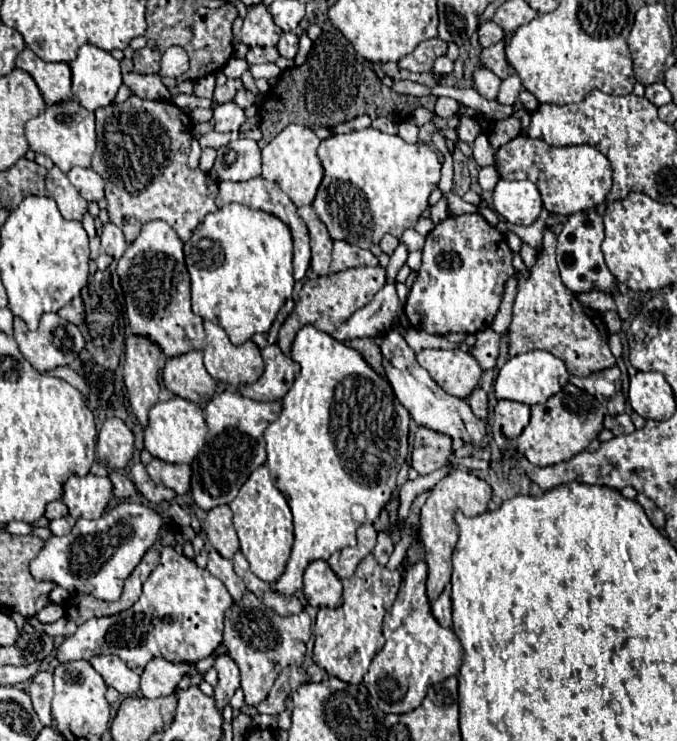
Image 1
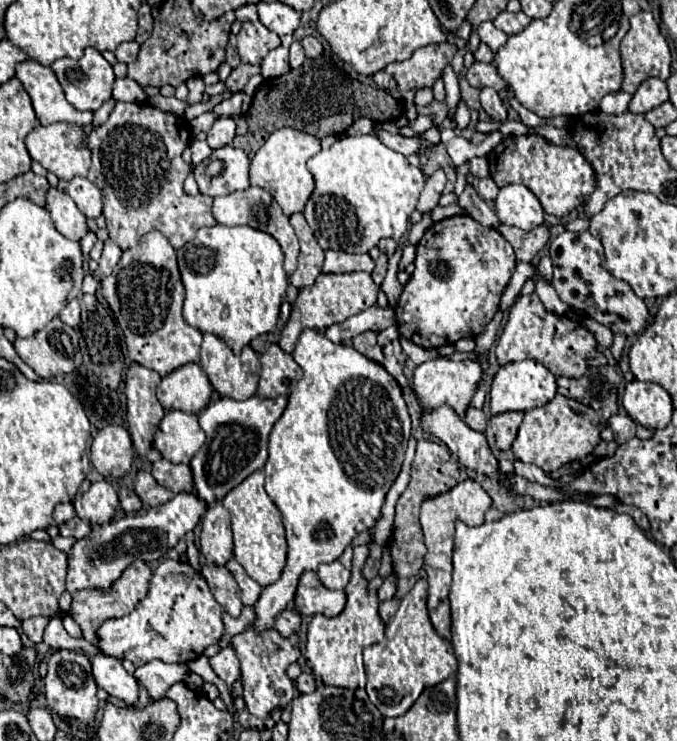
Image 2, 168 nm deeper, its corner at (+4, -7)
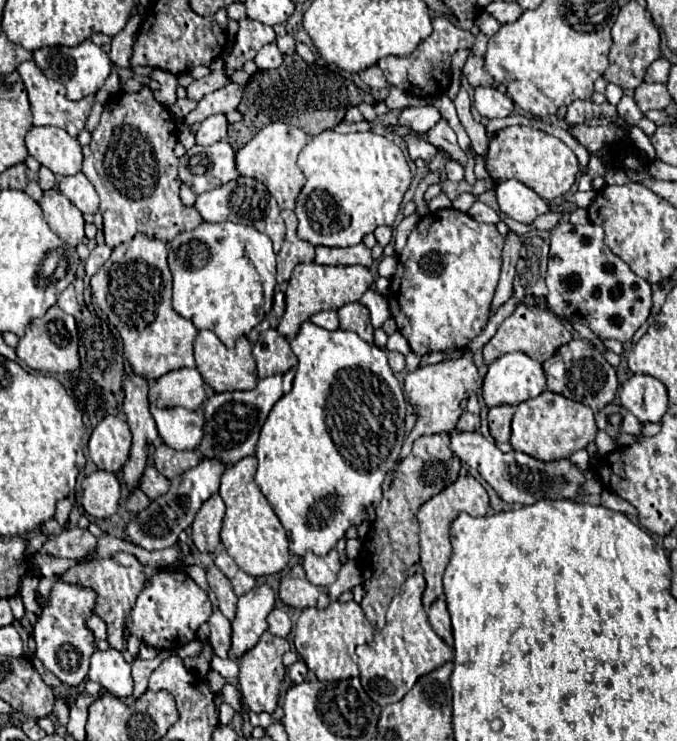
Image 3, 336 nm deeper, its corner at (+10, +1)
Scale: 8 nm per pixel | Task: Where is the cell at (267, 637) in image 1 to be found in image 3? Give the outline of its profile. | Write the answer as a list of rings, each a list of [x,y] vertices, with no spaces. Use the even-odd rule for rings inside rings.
[[[265,631],[259,639],[259,643],[245,651],[241,657],[239,657],[239,691],[241,691],[241,697],[243,697],[243,703],[255,711],[255,713],[273,713],[275,707],[277,707],[277,701],[279,701],[279,693],[283,689],[283,679],[285,679],[285,667],[281,663],[281,657],[285,651],[289,651],[289,641],[287,639],[281,639],[281,637],[275,637],[271,635],[269,631]]]

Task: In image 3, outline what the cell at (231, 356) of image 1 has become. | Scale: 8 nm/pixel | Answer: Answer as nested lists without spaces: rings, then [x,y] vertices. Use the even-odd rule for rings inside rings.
[[[199,331],[194,342],[194,358],[199,373],[203,375],[205,383],[211,385],[215,391],[249,391],[257,385],[257,371],[255,359],[251,355],[251,343],[245,337],[239,337],[233,349],[227,349],[213,331]]]

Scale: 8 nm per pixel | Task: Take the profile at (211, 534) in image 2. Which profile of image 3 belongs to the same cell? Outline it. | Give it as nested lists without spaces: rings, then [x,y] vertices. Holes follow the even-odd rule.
[[[215,493],[211,495],[201,509],[195,515],[195,521],[191,525],[193,529],[193,543],[201,553],[213,553],[217,545],[221,543],[219,531],[221,531],[221,521],[225,515],[225,505],[223,499]]]

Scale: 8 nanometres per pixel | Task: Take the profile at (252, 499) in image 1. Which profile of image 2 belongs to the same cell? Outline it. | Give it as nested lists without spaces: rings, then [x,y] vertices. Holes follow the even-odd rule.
[[[261,469],[251,473],[243,483],[239,483],[235,489],[231,489],[231,493],[227,493],[223,505],[231,513],[235,559],[243,565],[245,573],[251,579],[255,579],[261,587],[267,587],[281,577],[281,571],[285,567],[285,557],[287,557],[287,541],[281,523],[281,513],[265,493],[263,479],[265,475]]]

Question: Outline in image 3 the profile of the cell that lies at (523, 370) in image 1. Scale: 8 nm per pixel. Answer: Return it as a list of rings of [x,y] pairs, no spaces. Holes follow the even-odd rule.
[[[507,353],[499,359],[495,359],[489,365],[489,371],[483,379],[483,399],[487,407],[495,407],[495,405],[519,405],[531,397],[541,395],[547,389],[545,385],[545,373],[539,361],[531,359],[527,353]]]

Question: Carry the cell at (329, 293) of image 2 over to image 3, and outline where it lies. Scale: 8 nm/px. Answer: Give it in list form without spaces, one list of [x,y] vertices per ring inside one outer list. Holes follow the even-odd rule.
[[[301,263],[293,269],[289,279],[289,287],[285,291],[285,315],[279,321],[277,331],[287,339],[295,339],[299,325],[307,321],[311,315],[327,309],[341,309],[347,303],[355,303],[361,295],[373,285],[373,275],[363,265],[347,265],[347,267],[333,267],[333,265],[317,265],[317,263]]]

